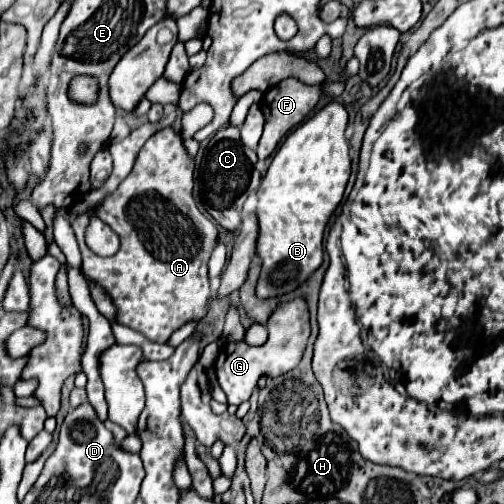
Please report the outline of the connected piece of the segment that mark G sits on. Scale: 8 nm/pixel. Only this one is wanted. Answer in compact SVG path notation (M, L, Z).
M295 299L291 303L281 305L271 315L271 319L267 323L267 331L269 331L269 339L261 347L251 347L247 343L233 343L233 341L223 343L219 357L215 361L215 373L217 373L217 381L219 381L221 389L227 395L229 405L239 405L239 403L247 401L261 375L279 377L281 373L287 373L289 369L293 369L293 365L299 363L299 359L305 351L305 345L307 345L307 337L309 337L307 303L303 299Z

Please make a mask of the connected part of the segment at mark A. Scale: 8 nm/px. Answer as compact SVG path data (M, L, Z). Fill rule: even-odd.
M161 129L139 151L131 173L109 193L91 213L77 215L73 219L73 231L83 255L81 271L97 281L113 297L119 309L119 323L143 333L153 343L165 343L179 327L189 319L203 319L211 301L211 287L207 277L207 261L213 245L217 245L217 227L203 217L193 199L193 159L183 147L183 139L173 129ZM97 215L121 237L121 249L113 257L95 255L85 241L81 241L91 217Z

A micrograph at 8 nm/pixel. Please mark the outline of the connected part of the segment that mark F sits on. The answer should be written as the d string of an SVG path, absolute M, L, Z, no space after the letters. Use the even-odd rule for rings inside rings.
M285 79L279 85L275 85L273 89L269 89L263 95L263 107L265 107L263 111L265 111L267 121L265 121L263 137L261 137L259 147L257 147L257 157L267 159L275 151L277 143L315 109L315 105L319 103L319 97L321 97L321 87L305 85L299 79Z

